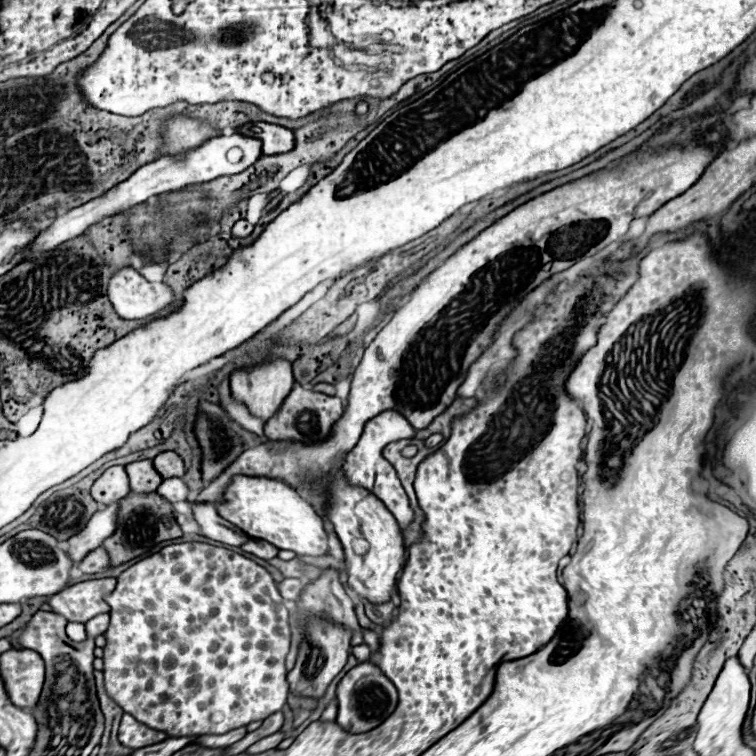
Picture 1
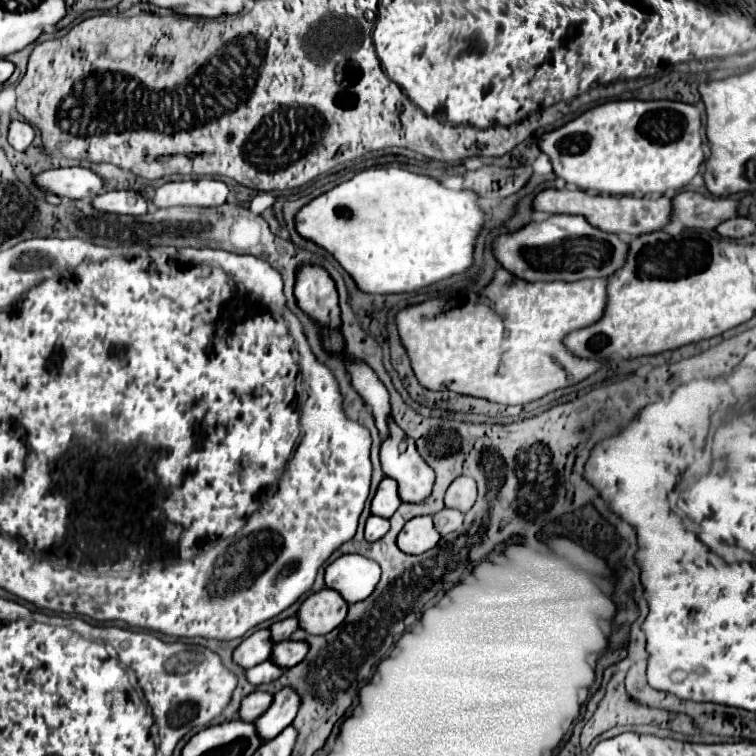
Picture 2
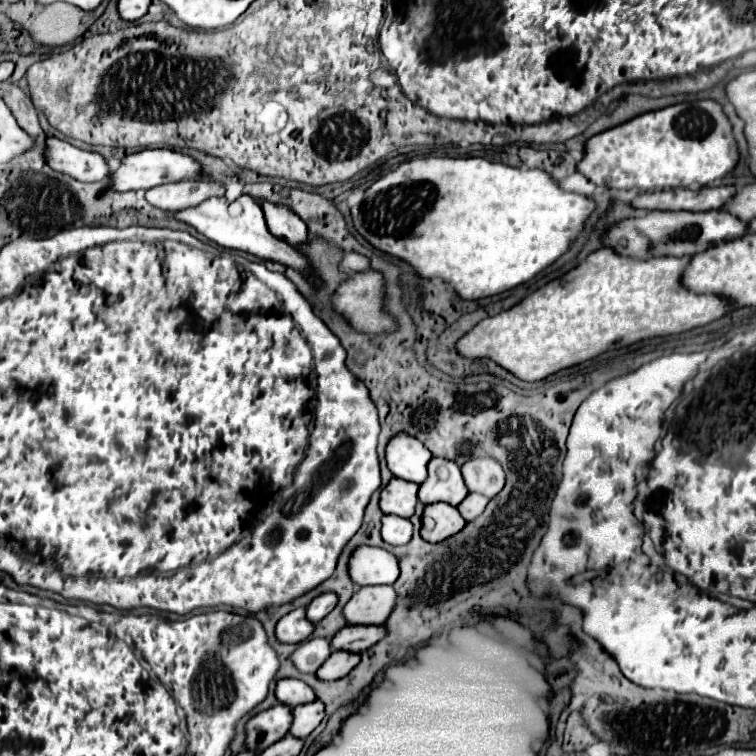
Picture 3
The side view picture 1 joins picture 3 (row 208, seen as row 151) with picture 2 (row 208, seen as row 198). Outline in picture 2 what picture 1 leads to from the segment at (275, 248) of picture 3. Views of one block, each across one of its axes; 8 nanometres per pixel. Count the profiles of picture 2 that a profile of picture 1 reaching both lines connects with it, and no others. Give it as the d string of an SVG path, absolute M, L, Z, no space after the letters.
M112 190L100 196L94 196L90 204L98 212L112 212L112 214L138 216L142 212L148 212L148 204L138 192L124 192L124 190Z

